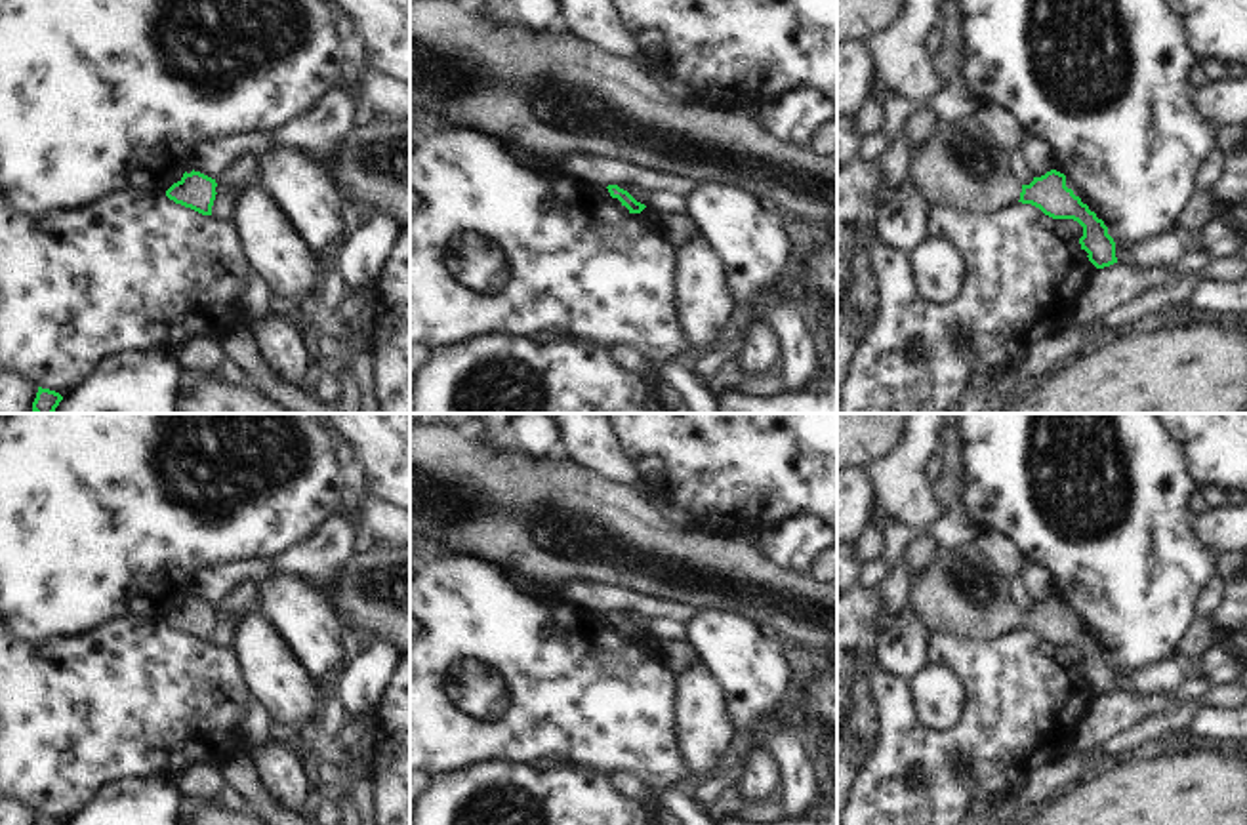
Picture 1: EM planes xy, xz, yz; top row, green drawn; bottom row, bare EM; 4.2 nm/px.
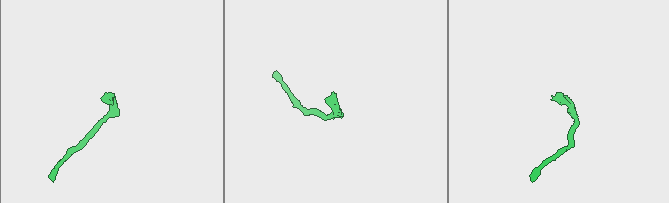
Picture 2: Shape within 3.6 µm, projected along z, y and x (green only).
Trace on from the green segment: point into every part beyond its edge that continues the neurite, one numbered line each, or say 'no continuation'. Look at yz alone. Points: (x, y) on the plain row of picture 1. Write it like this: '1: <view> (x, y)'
1: yz (961, 593)

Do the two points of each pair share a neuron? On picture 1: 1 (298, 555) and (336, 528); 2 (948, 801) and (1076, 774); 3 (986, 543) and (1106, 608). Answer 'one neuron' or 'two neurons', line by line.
1: one neuron
2: two neurons
3: two neurons

